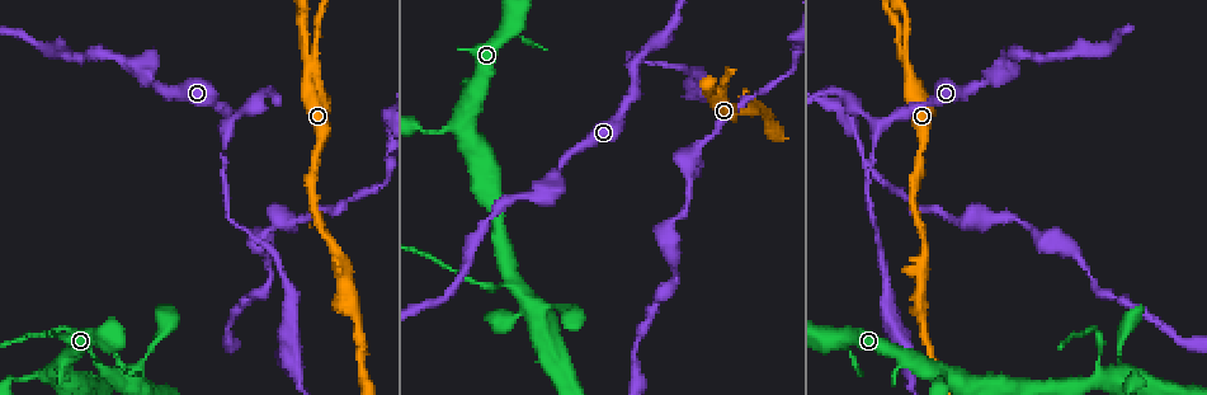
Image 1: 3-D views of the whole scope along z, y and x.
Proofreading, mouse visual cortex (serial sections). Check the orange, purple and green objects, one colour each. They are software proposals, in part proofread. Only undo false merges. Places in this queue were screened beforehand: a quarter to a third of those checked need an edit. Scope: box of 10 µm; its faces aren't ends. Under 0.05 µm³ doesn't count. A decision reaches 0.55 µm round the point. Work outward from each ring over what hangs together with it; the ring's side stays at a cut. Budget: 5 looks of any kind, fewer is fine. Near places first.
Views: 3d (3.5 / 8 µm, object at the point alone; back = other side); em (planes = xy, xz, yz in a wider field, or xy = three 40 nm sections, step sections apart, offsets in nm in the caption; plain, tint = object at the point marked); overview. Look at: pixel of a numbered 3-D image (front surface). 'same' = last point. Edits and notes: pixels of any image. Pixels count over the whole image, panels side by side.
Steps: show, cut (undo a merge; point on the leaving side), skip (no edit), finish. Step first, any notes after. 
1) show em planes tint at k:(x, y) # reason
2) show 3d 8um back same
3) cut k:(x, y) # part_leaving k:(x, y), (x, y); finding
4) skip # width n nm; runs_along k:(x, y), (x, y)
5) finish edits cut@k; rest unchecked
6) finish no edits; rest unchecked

show 3d 3.5um at 1:(882, 129)

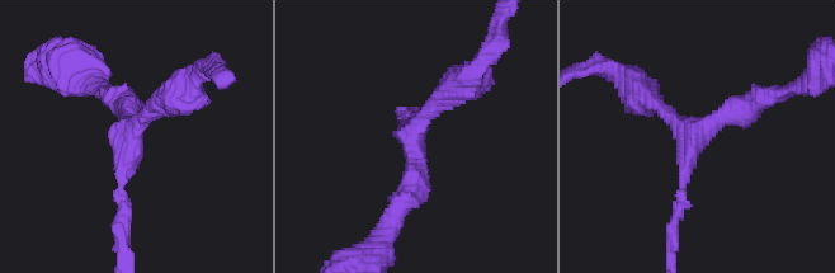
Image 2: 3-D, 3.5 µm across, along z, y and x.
show em xy step 1 tint at 2:(130, 138) # need the tissue

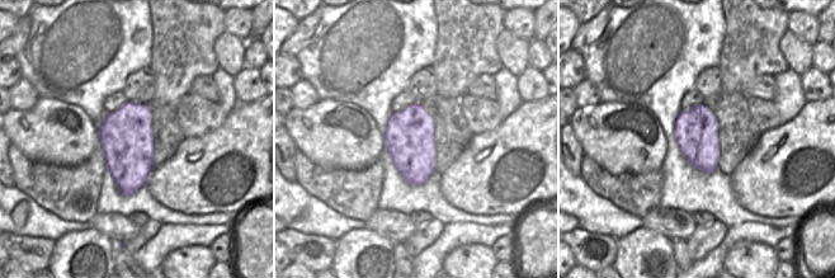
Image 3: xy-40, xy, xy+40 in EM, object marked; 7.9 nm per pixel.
show em xy step 2 tint same # another direction

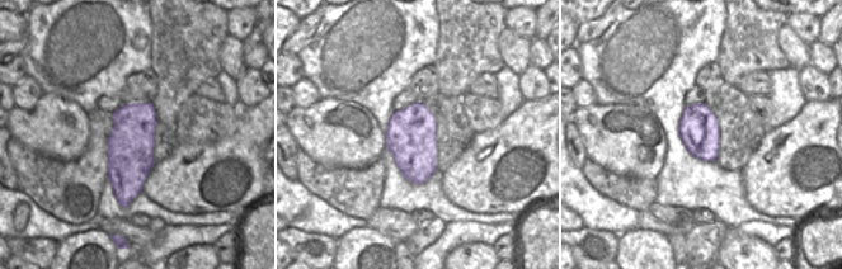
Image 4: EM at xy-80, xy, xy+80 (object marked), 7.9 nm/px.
skip # arms 3; arm_widths 150, 200, 300 nm; runs_along 2:(765, 95), (690, 146), (678, 216); all the same cell

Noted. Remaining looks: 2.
show 3d 3.5um at 1:(717, 94) # a fork

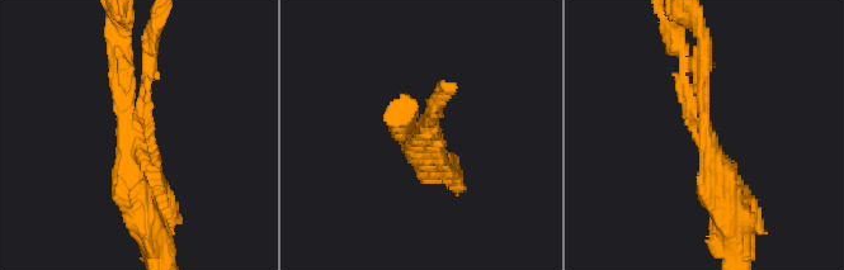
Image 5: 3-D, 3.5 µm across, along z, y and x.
show em xy step 2 tint at 5:(705, 133) # arms 3; arm_widths 150, 200, 400 nm; now the EM

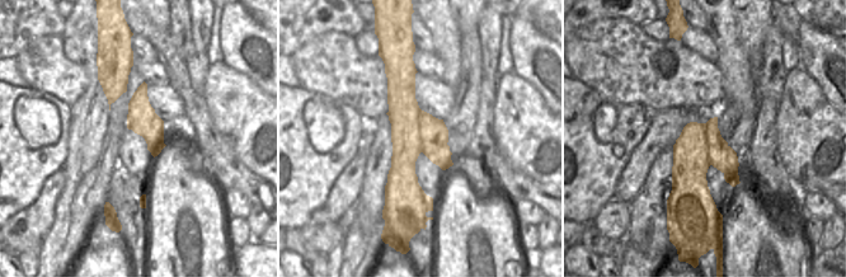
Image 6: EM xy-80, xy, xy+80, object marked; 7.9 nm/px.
cut 5:(684, 46) # a second cell is stuck on

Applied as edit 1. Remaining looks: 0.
finish edits cut@5; rest unchecked

